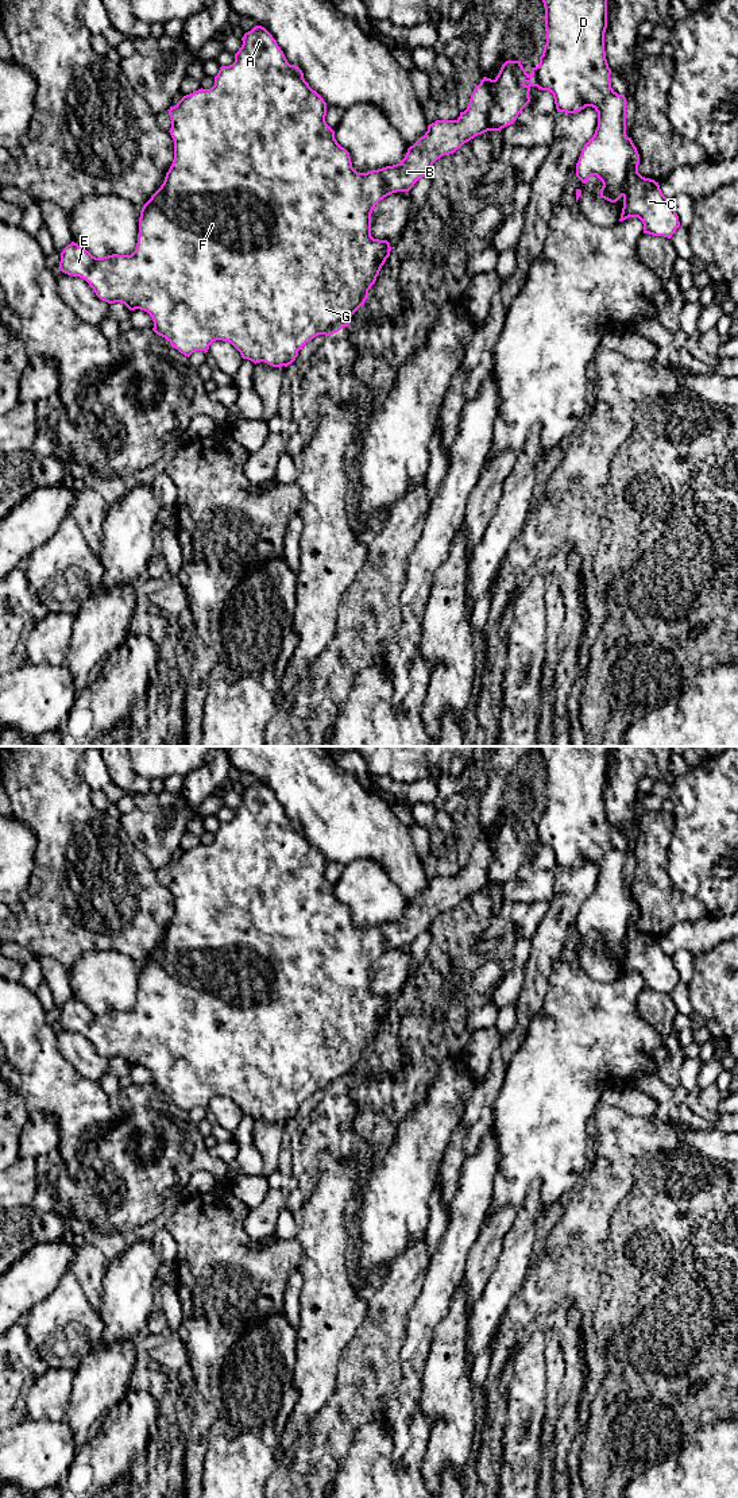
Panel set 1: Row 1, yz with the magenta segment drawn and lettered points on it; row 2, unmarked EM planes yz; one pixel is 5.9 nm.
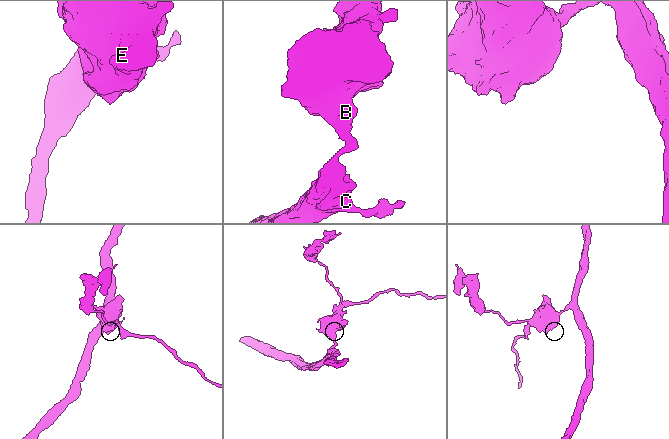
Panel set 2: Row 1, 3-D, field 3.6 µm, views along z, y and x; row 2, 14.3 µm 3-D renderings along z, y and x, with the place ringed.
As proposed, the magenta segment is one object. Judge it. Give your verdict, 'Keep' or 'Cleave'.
Keep

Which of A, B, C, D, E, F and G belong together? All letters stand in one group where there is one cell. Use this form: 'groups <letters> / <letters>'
groups A B C D E F G

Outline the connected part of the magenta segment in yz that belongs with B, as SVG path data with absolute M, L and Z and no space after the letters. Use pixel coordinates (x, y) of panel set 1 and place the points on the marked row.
M542 0L542 3L545 7L544 19L546 45L544 46L542 55L540 57L540 63L536 67L532 67L530 76L521 65L521 61L506 61L494 80L483 77L480 84L475 86L467 109L460 112L460 116L456 120L436 120L428 126L425 135L407 148L405 158L399 163L367 173L358 173L352 167L349 152L335 139L335 131L325 121L327 103L324 99L309 86L304 78L302 70L287 62L273 35L264 27L255 26L242 38L243 45L235 54L235 62L229 66L220 67L215 77L215 85L210 89L201 88L183 96L174 107L170 107L169 115L171 117L171 128L169 132L174 140L174 159L166 173L163 184L140 211L135 251L131 255L112 254L96 258L84 247L72 242L61 252L59 271L85 279L96 296L108 304L121 302L130 310L140 309L147 312L154 321L152 331L165 337L171 347L188 358L194 351L208 352L209 345L213 341L223 340L231 343L240 352L243 359L248 359L255 364L264 362L273 367L287 367L295 360L298 351L306 343L318 335L329 336L339 332L343 327L348 327L352 314L364 305L368 297L368 290L375 283L376 277L391 251L387 240L379 240L371 236L371 213L375 205L393 193L409 192L420 178L430 174L430 169L437 159L444 155L453 154L475 136L487 131L501 132L502 128L513 124L522 109L530 103L529 92L532 86L537 86L541 90L549 90L553 94L557 112L575 113L580 112L586 107L592 107L598 112L598 127L594 136L581 148L581 154L576 163L576 177L586 184L591 175L596 175L603 184L600 189L602 198L610 202L617 202L621 197L623 198L619 221L629 217L638 217L644 224L644 233L671 239L680 227L679 216L673 208L673 202L662 194L658 182L645 178L638 173L640 154L631 138L626 136L627 101L625 94L618 94L611 88L611 69L608 67L604 51L607 0Z

